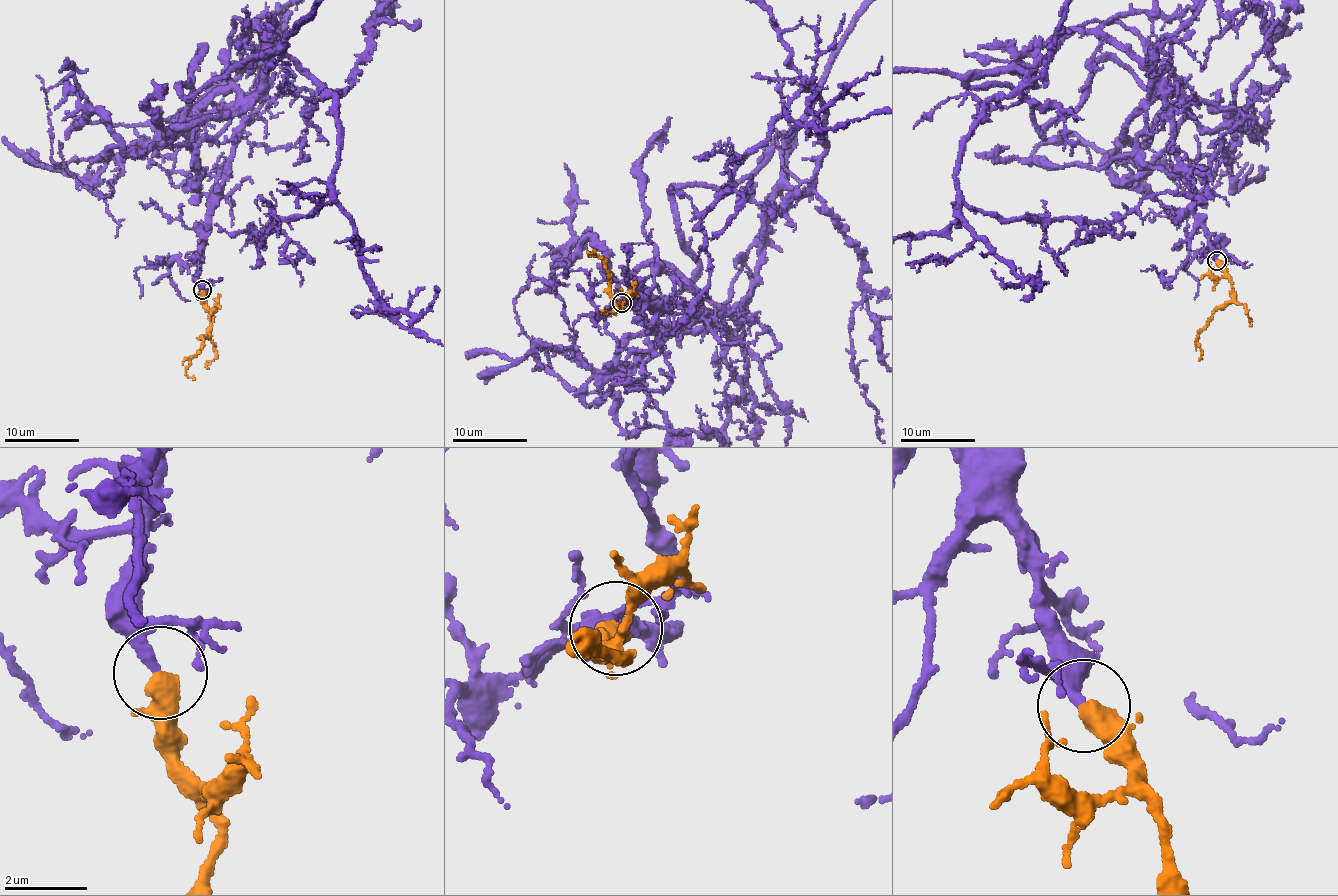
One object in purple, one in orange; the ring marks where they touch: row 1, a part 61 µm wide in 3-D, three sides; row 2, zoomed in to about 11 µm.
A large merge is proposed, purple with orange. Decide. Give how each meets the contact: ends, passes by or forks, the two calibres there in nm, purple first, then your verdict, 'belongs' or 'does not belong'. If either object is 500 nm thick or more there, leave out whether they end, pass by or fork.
purple ends; orange passes by; calibres 280 and 380 nm; belongs

